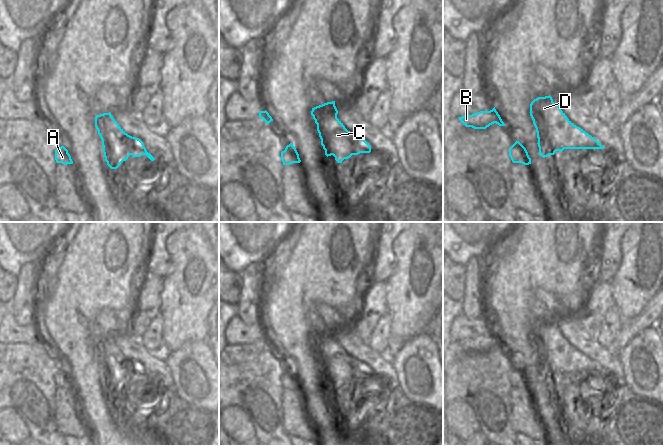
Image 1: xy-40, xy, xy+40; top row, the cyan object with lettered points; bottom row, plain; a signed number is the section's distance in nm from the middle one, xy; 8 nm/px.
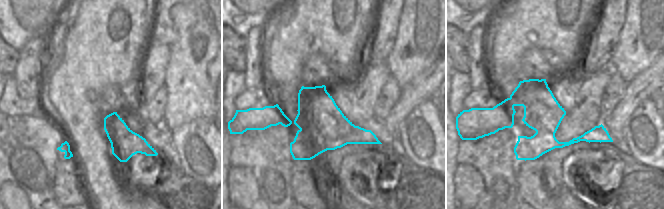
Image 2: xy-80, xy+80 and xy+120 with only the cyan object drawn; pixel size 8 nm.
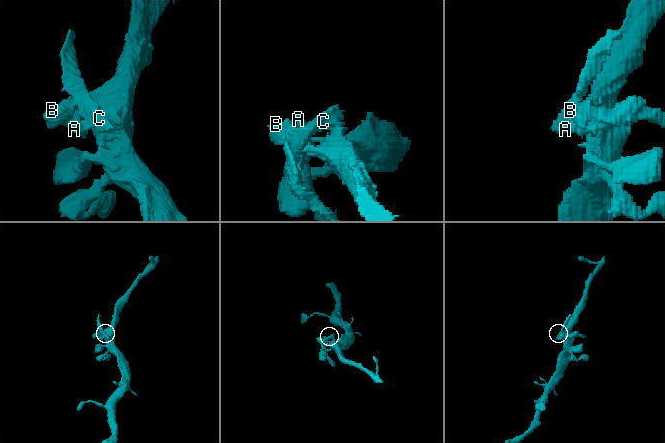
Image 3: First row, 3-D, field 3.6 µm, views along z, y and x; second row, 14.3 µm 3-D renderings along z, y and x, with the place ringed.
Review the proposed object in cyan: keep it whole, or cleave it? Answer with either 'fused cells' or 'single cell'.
fused cells

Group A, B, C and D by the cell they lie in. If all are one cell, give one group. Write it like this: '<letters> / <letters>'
A C D / B

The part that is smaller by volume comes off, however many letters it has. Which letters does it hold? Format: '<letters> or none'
A, C, D.

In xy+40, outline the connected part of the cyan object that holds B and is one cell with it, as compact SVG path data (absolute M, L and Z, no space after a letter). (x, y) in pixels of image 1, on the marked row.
M495 107L490 111L480 111L472 115L464 115L459 117L459 120L466 127L472 127L474 129L486 129L494 123L499 126L505 126Z

